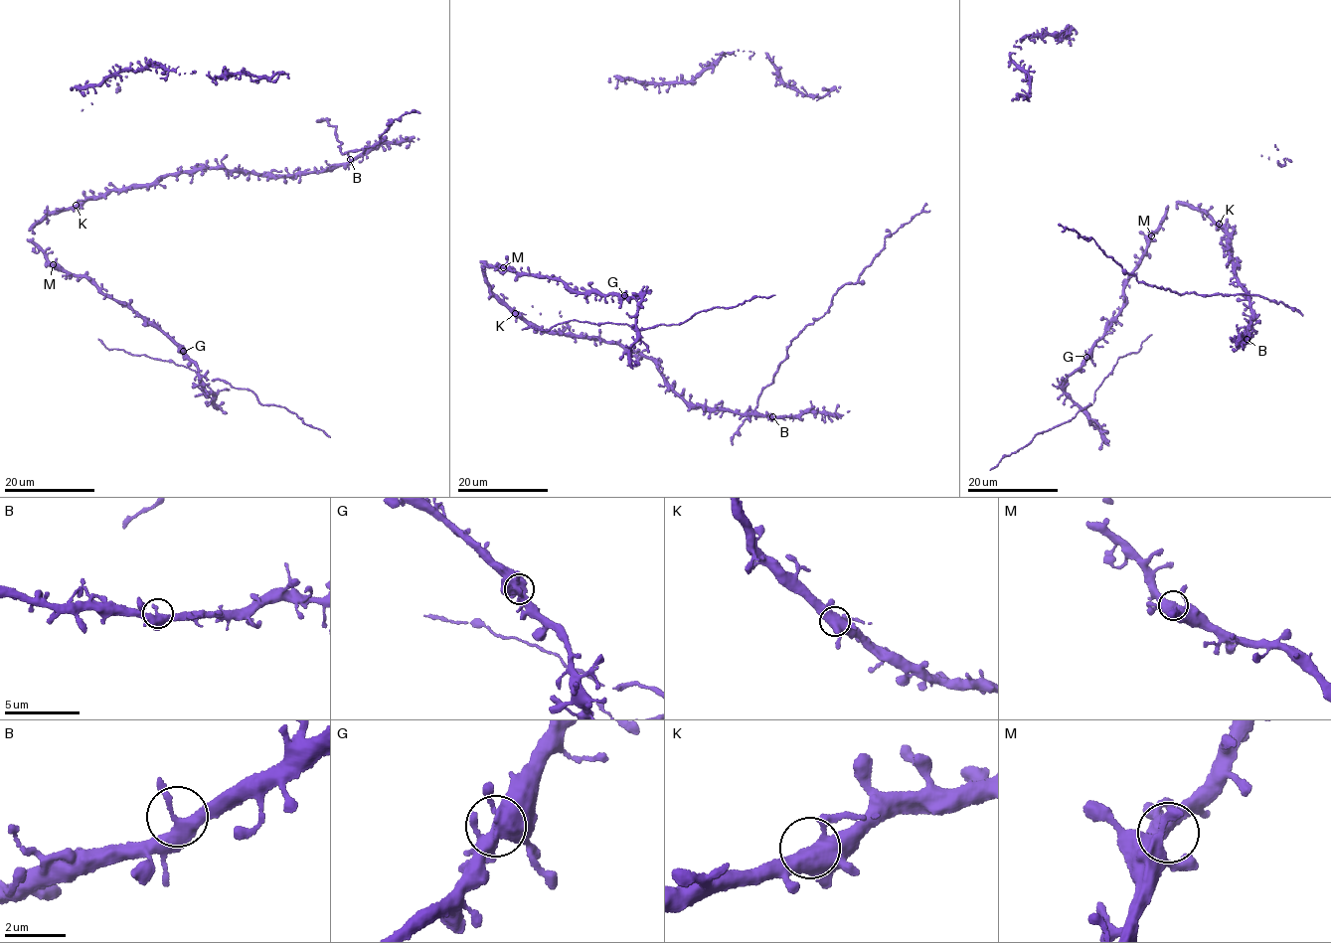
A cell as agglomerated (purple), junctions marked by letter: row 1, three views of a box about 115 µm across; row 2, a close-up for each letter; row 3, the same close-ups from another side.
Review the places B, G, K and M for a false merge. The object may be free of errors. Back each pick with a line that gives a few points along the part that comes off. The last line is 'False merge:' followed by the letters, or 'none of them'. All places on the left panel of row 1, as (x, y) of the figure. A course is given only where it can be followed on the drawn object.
False merge: none of them

